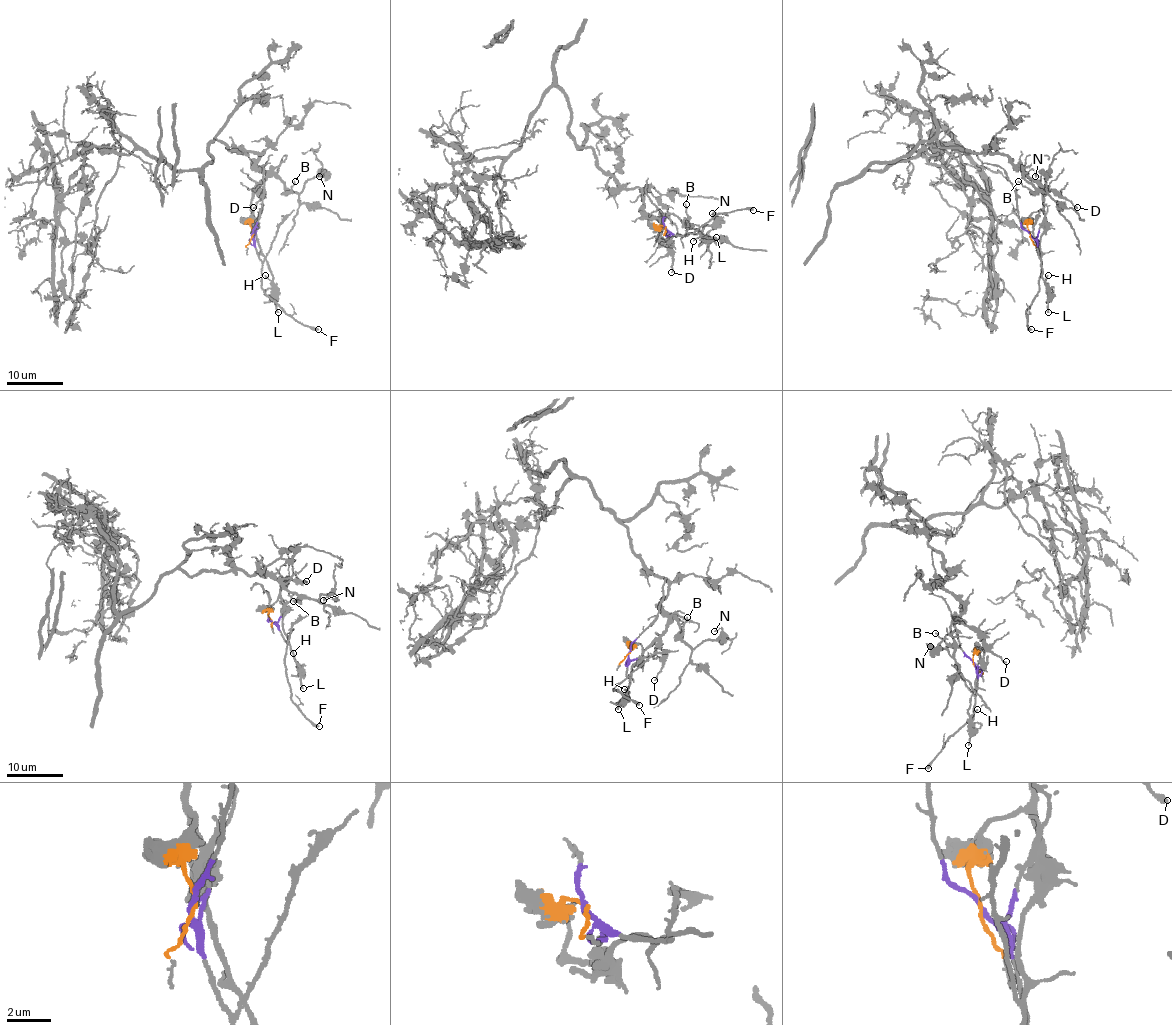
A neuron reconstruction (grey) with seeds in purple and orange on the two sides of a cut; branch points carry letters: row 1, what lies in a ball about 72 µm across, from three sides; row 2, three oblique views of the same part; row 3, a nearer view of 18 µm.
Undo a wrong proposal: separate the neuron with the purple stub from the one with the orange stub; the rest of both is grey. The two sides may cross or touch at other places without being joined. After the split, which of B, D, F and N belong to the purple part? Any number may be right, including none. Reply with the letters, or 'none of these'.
F

